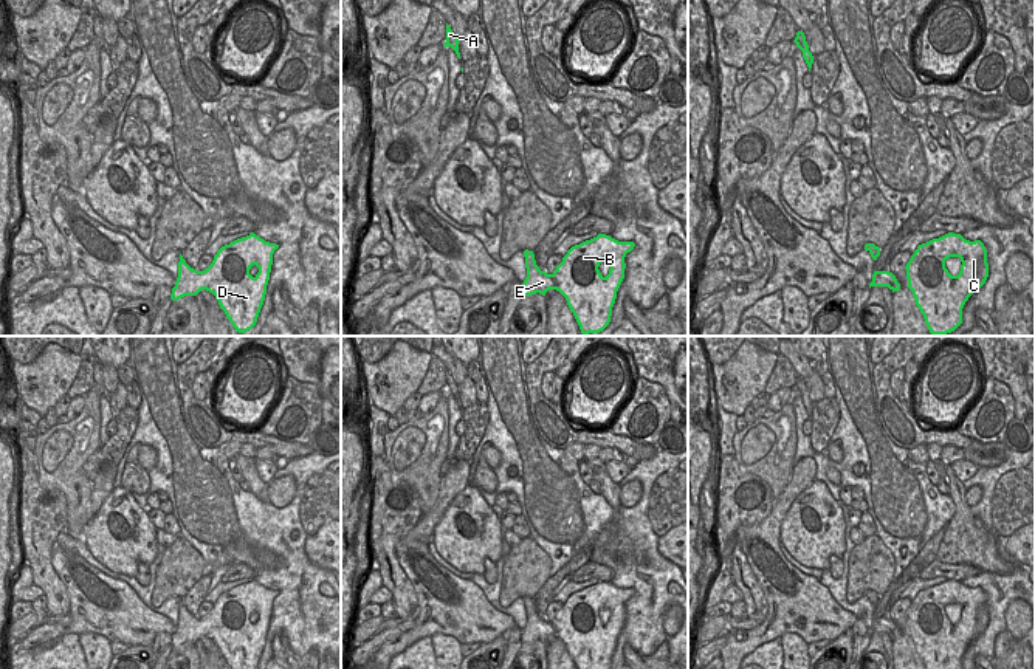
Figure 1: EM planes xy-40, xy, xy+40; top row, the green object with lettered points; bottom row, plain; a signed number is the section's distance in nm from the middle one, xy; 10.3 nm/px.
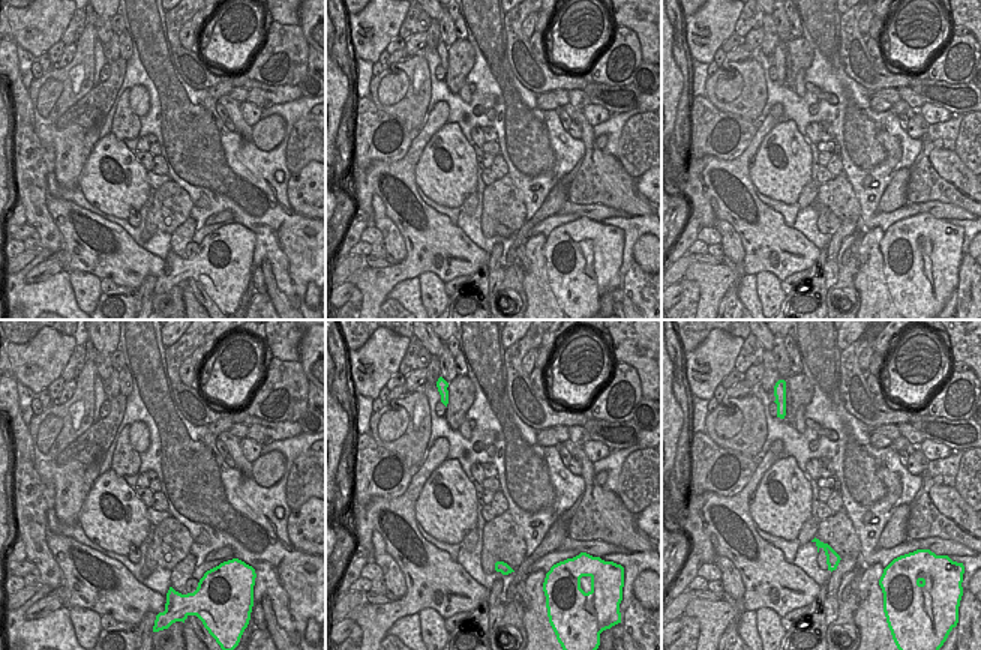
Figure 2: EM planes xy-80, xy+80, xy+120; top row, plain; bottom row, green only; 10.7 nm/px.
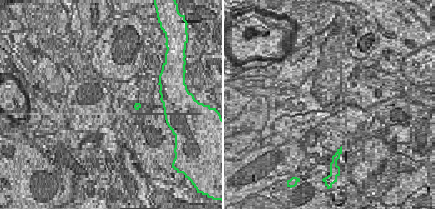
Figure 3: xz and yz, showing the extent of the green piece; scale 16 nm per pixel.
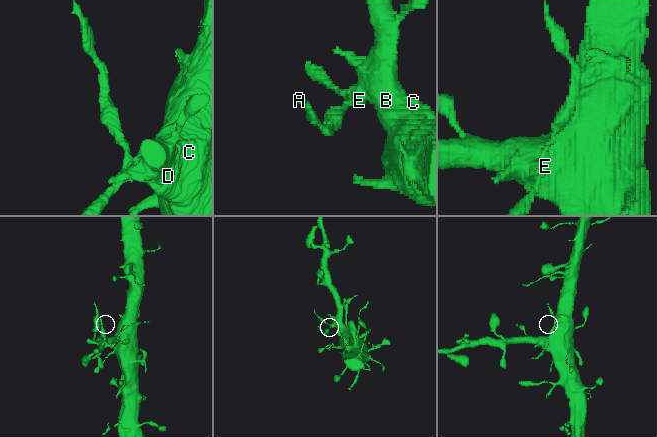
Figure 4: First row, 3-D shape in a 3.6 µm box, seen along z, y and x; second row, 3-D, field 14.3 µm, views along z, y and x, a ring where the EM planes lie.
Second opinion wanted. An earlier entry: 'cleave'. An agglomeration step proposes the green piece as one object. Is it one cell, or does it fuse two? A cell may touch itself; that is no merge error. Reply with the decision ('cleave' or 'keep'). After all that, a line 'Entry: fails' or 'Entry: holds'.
cleave
Entry: holds

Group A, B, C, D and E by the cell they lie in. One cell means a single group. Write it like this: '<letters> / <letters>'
A / B C D E

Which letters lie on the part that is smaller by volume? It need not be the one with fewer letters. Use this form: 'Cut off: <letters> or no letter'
Cut off: A

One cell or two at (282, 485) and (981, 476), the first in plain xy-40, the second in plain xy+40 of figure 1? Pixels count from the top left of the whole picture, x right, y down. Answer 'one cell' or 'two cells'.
two cells

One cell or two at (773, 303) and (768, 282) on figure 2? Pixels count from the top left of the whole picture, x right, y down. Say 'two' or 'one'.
one

